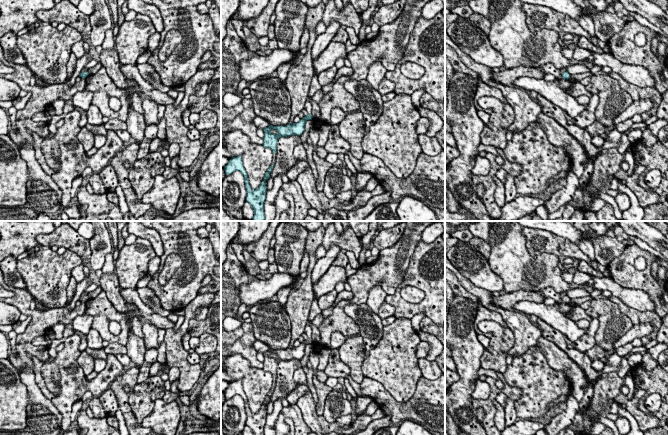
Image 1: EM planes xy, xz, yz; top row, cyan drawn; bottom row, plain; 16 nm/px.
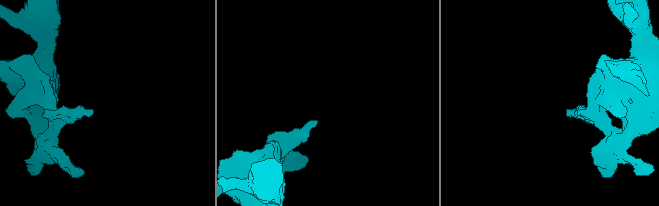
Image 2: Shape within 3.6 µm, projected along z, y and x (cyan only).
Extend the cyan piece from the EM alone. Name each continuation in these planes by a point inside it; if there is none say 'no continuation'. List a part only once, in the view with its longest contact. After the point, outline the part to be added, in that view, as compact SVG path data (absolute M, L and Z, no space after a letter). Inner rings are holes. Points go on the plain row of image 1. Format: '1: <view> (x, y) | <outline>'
no continuation

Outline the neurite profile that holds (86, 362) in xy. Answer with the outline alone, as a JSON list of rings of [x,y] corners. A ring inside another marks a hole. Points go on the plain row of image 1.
[[[85,350],[80,352],[80,356],[78,357],[77,362],[86,376],[94,371],[94,360],[95,359]]]

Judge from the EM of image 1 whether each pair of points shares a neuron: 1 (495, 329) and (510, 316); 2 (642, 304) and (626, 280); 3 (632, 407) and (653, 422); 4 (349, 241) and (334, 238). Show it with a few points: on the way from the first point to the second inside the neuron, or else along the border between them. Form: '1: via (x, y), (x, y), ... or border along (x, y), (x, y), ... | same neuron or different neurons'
1: border along (507, 326), (514, 337), (514, 345), (511, 349) | different neurons
2: border along (611, 278), (624, 287), (644, 290), (652, 301) | different neurons
3: via (636, 412), (648, 422) | same neuron
4: via (345, 241), (338, 239) | same neuron

